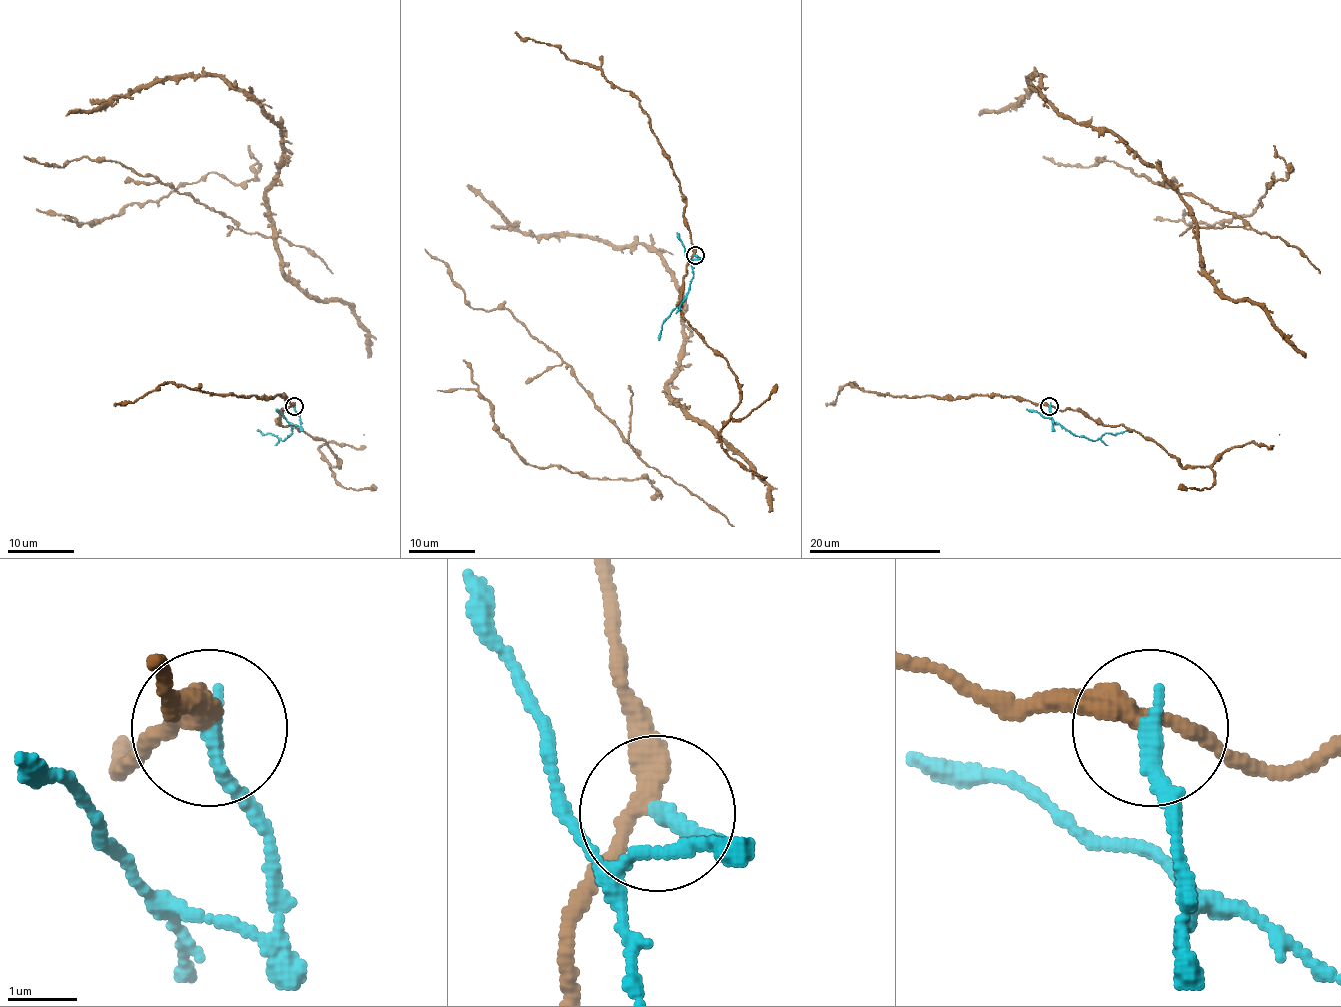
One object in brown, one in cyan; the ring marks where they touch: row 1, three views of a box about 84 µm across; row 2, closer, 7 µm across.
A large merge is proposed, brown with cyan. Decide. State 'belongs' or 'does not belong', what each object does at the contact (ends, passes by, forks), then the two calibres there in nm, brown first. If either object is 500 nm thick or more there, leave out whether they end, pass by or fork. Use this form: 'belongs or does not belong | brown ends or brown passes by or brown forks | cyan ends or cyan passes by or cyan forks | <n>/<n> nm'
does not belong | brown passes by | cyan ends | 280/240 nm

